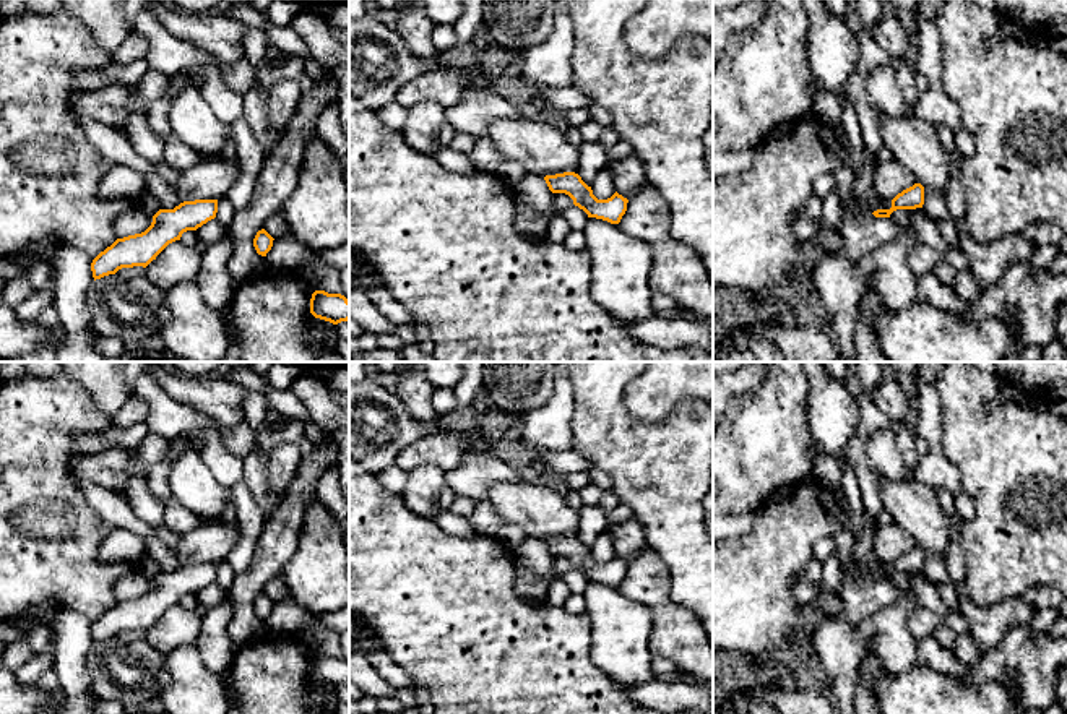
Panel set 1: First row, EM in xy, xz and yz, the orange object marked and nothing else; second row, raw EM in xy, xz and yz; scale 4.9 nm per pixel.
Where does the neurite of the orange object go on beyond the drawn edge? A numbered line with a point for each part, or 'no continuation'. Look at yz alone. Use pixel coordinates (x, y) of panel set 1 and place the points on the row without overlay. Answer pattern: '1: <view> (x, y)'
no continuation

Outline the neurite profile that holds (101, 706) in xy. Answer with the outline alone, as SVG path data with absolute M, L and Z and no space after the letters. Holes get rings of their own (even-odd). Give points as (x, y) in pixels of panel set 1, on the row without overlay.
M94 699L94 711L96 714L127 714L128 709L120 703L114 699Z

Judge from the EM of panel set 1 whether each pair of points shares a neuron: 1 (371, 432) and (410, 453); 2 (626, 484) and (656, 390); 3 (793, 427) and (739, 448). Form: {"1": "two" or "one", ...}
{"1": "two", "2": "two", "3": "one"}

